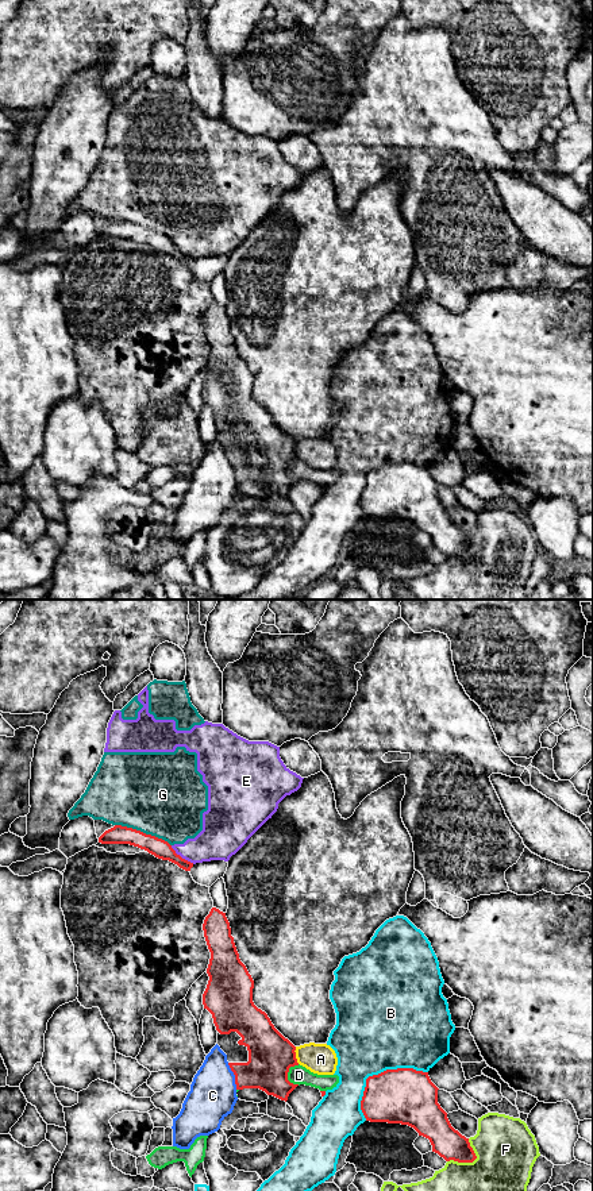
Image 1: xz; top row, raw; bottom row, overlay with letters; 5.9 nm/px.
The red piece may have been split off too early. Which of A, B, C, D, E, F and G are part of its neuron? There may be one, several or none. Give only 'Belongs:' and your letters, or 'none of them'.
Belongs: none of them

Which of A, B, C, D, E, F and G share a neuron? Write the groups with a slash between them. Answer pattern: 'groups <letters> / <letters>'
groups A / B / C / D / E G / F

